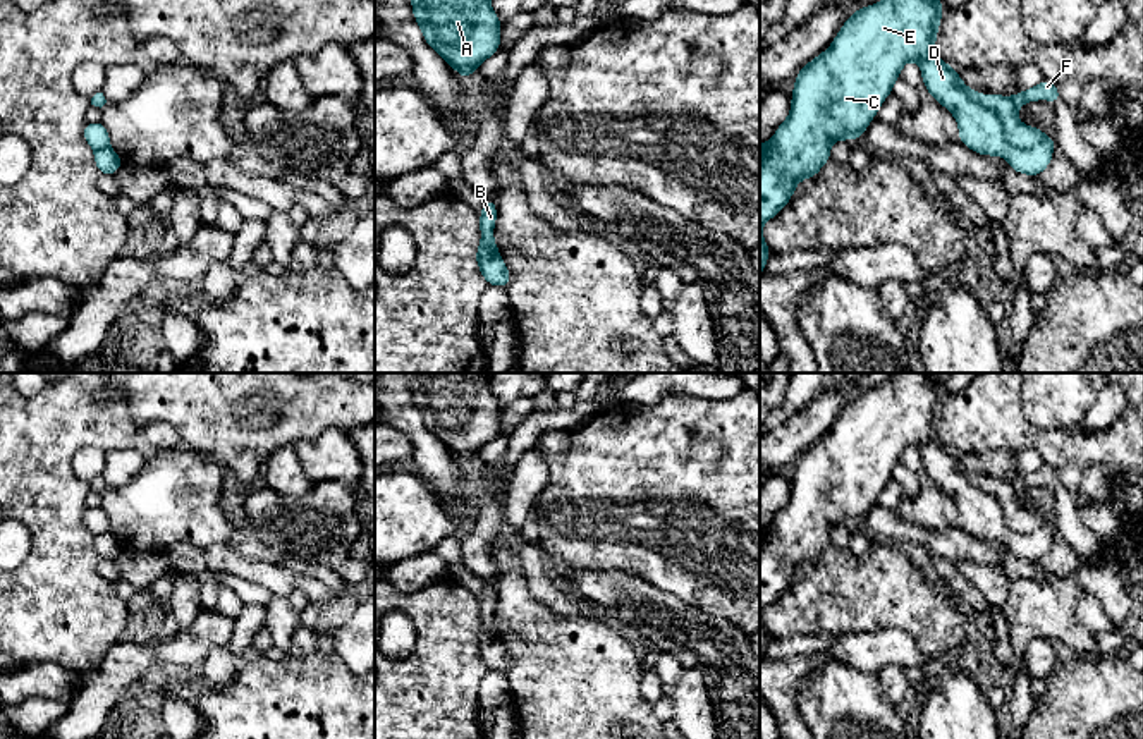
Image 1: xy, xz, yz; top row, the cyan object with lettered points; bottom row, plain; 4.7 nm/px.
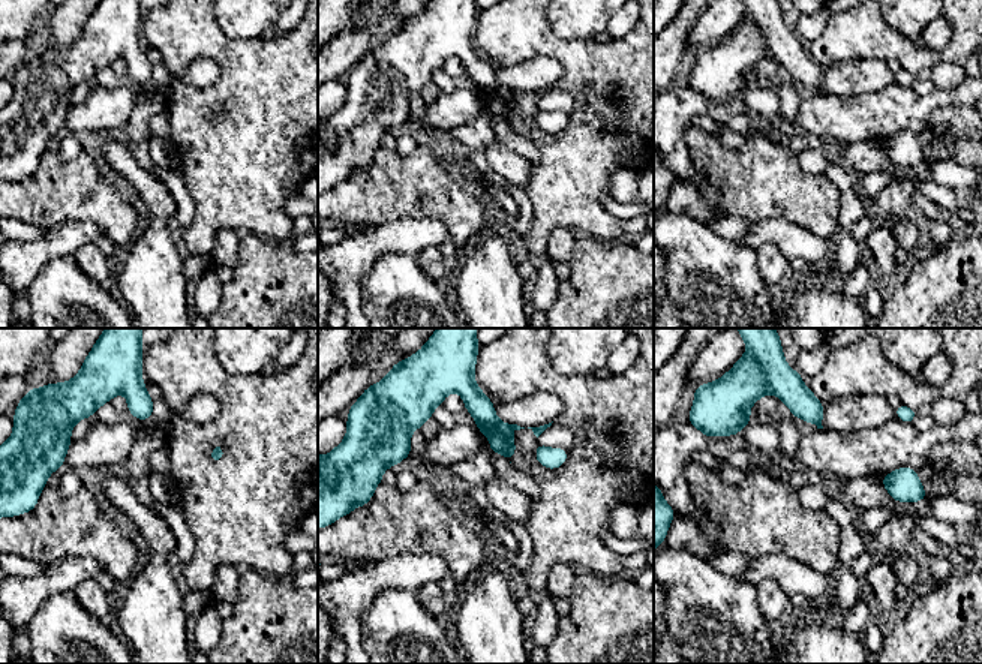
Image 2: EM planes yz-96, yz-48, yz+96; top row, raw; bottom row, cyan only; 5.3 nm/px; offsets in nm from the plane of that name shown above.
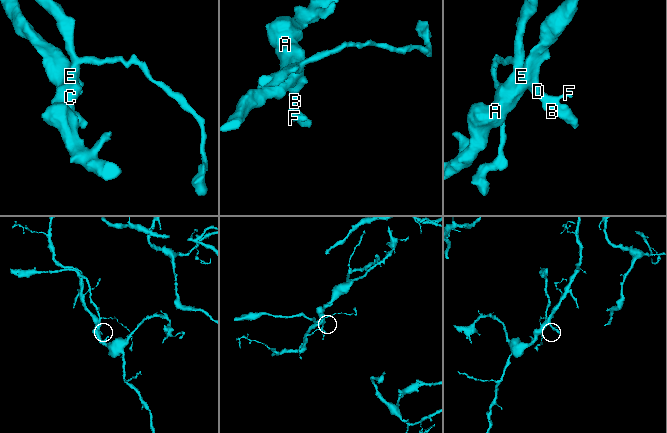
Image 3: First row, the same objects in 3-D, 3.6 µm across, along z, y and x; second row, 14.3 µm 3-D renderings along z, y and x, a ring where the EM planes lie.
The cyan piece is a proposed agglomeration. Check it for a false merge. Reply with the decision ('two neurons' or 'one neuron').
two neurons

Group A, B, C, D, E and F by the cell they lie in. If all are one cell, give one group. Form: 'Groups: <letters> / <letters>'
Groups: A C E F / B D

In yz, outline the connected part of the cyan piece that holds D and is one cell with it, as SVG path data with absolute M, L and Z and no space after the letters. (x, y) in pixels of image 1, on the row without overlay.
M940 442L916 445L923 471L932 483L944 490L957 505L959 526L969 534L992 541L1000 540L1009 552L1019 559L1036 562L1052 545L1055 526L1047 521L1031 534L1012 533L1005 526L1005 510L995 495L969 483L959 471L957 454L947 450Z

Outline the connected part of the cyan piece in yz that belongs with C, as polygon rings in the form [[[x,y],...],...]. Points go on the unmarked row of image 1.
[[[895,373],[846,404],[832,430],[798,457],[791,500],[767,529],[760,528],[760,662],[772,639],[761,620],[763,608],[791,586],[801,564],[815,562],[830,545],[834,526],[863,522],[906,447],[935,442],[942,397],[933,373]]]

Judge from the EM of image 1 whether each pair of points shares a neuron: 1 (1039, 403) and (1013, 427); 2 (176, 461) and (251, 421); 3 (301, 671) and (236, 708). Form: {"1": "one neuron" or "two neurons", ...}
{"1": "two neurons", "2": "two neurons", "3": "one neuron"}

